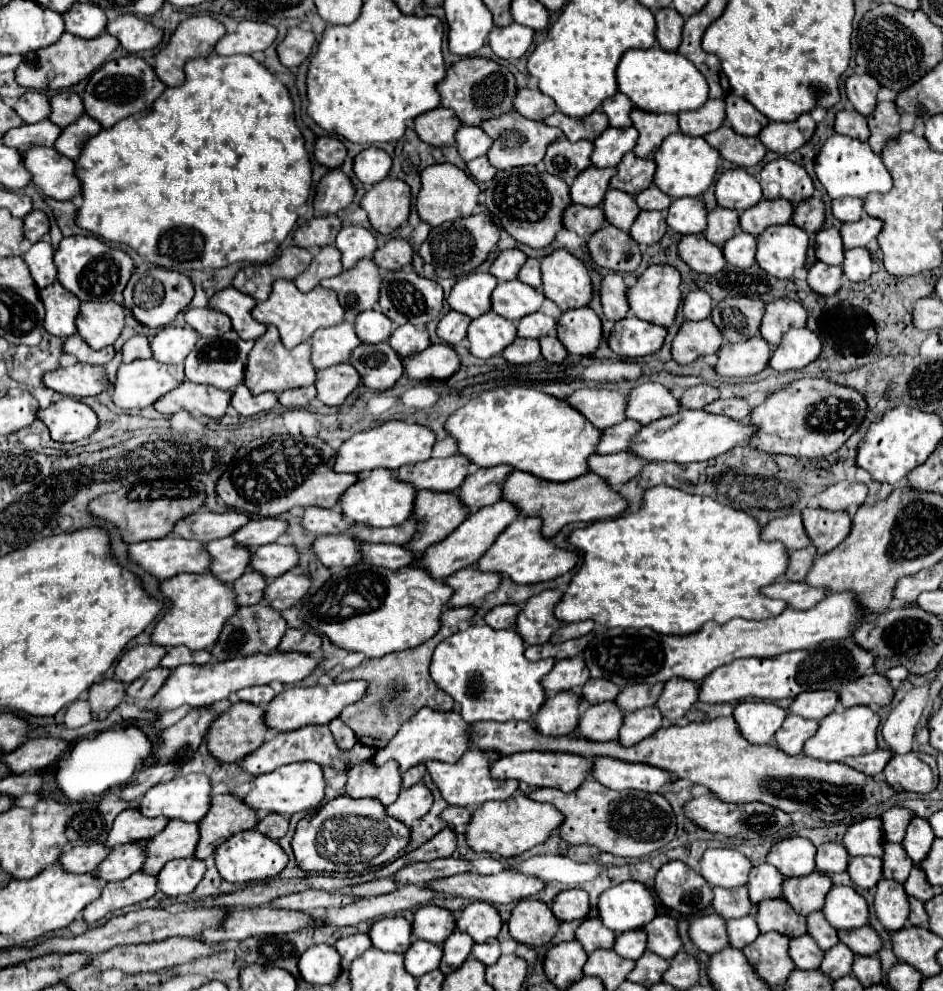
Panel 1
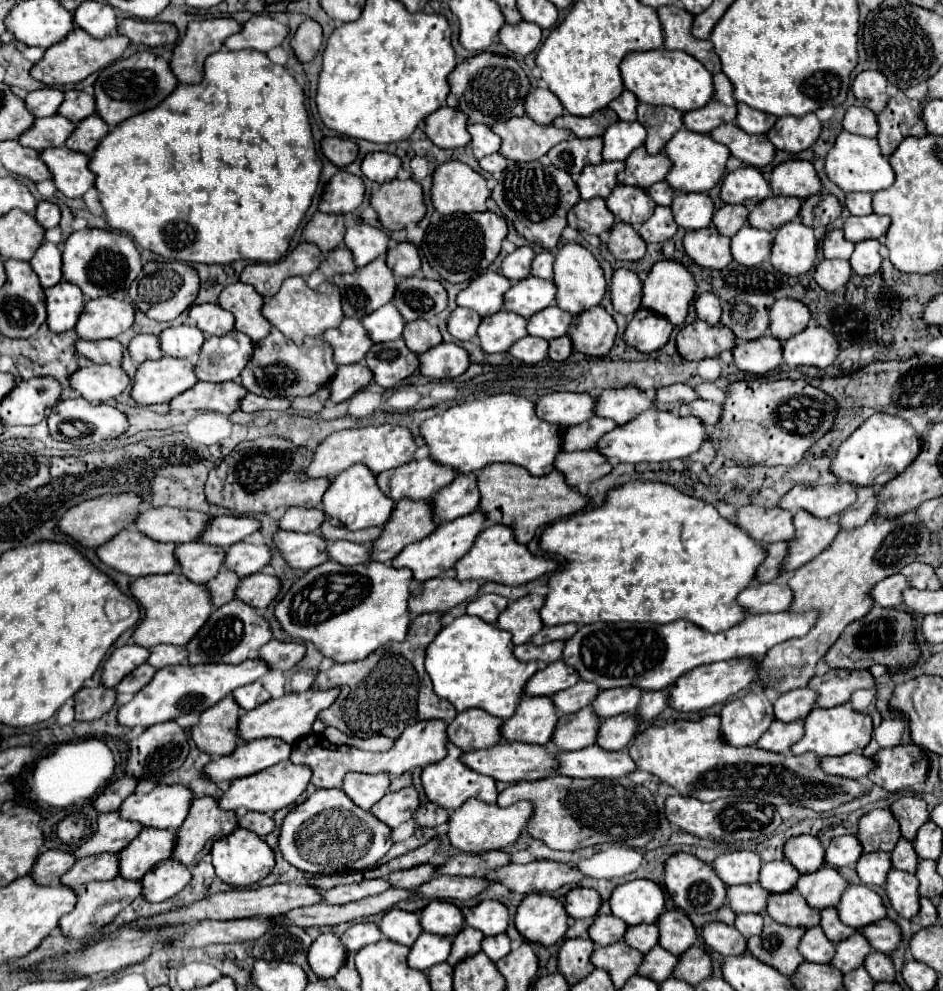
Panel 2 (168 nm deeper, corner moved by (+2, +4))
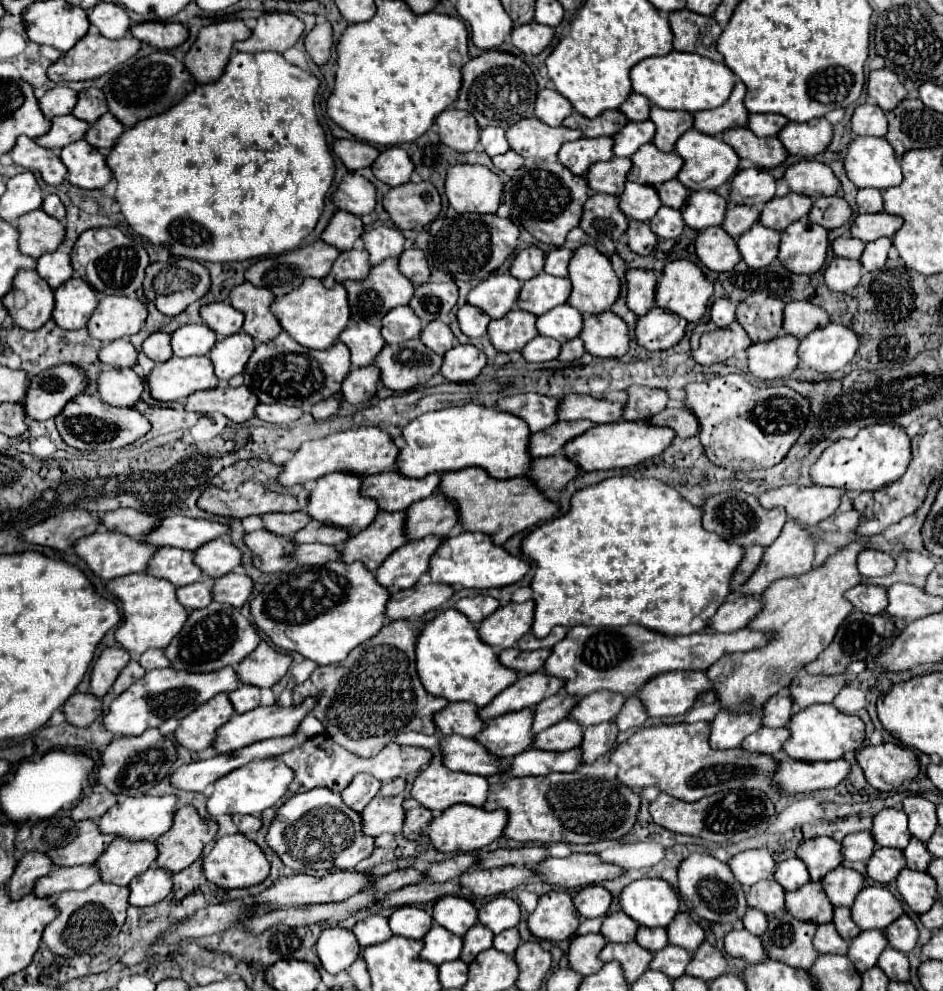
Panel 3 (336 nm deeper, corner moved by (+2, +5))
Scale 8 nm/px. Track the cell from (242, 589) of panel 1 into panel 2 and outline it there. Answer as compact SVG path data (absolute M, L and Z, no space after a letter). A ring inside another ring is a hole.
M222 569L210 583L210 593L212 593L212 599L214 599L214 607L222 607L226 603L230 603L234 599L234 591L240 583L240 577L234 575L234 571L226 571Z

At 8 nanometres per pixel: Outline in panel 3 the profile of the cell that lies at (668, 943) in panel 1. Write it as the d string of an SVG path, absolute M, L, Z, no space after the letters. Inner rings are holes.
M680 912L666 930L668 930L670 944L682 946L688 952L694 952L704 942L702 926L698 922L694 922L688 912Z

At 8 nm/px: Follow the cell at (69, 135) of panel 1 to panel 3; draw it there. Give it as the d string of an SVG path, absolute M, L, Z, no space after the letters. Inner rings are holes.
M106 112L98 122L94 122L90 126L90 130L86 132L84 140L88 144L92 144L94 148L98 148L100 152L108 154L114 148L114 144L120 138L122 132L124 132L124 126L110 112Z

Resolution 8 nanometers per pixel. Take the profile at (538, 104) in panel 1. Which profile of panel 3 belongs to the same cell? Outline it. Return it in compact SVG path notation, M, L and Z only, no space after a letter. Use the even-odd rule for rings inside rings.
M544 88L538 92L536 116L548 126L562 126L562 120L572 114L572 104L556 90Z

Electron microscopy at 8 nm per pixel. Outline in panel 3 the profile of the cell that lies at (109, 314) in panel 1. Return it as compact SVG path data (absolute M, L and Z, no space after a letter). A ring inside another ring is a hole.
M106 296L94 310L88 322L88 330L96 340L114 342L118 338L128 338L140 332L146 316L148 308L138 298Z

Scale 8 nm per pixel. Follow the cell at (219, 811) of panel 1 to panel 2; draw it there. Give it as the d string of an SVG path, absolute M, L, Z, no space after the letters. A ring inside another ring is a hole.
M198 797L192 801L190 815L178 829L174 859L184 865L196 865L202 855L212 849L216 839L230 835L238 827L234 811L222 811L212 797Z

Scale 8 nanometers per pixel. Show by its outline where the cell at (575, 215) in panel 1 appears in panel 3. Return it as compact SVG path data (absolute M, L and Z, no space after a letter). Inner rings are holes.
M594 194L584 204L580 228L592 238L618 240L628 230L628 218L618 206L618 196Z

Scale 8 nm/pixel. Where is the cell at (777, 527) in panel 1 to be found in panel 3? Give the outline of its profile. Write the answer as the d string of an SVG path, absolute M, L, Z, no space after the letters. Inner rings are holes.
M720 492L720 494L710 496L702 506L704 528L716 532L722 540L738 544L742 548L750 548L754 544L764 546L764 548L770 546L778 538L784 522L786 522L786 510L782 510L782 508L764 510L760 506L758 498L752 494L746 494L746 492L732 492L732 494L728 494L728 498L726 498L726 492Z

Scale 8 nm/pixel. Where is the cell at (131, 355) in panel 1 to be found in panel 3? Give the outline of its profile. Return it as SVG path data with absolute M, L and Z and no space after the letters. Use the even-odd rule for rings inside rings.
M156 332L148 336L142 344L142 352L154 360L154 362L166 362L172 358L172 348L170 348L170 334L166 332Z

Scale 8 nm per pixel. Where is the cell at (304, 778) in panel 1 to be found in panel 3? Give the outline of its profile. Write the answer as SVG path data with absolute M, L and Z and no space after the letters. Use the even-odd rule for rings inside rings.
M254 760L246 766L240 766L238 770L232 770L222 780L214 782L212 796L206 802L206 810L210 816L220 816L220 814L260 816L262 810L274 806L286 794L292 778L294 772L280 760Z

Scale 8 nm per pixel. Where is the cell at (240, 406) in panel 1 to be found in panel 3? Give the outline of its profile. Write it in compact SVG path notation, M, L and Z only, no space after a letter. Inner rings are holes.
M260 404L256 406L256 416L268 424L290 424L302 418L302 408L294 408L294 406L284 406L284 404Z

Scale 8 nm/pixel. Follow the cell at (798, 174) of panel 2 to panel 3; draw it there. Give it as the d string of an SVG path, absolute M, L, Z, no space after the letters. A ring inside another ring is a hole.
M802 160L790 166L784 174L784 180L788 182L792 192L798 192L810 198L834 196L840 190L840 180L826 164L818 160Z

